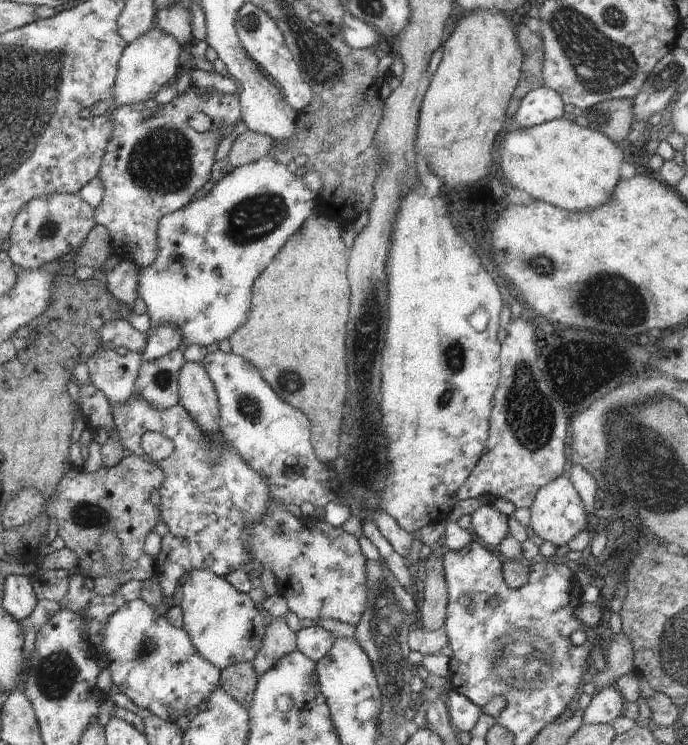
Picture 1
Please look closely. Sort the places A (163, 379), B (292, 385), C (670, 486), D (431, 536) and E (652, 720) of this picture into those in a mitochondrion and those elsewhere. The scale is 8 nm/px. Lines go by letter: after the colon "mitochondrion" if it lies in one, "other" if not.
A: mitochondrion
B: mitochondrion
C: mitochondrion
D: other
E: other

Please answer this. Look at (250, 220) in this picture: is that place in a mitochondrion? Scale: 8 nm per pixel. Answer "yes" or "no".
yes

